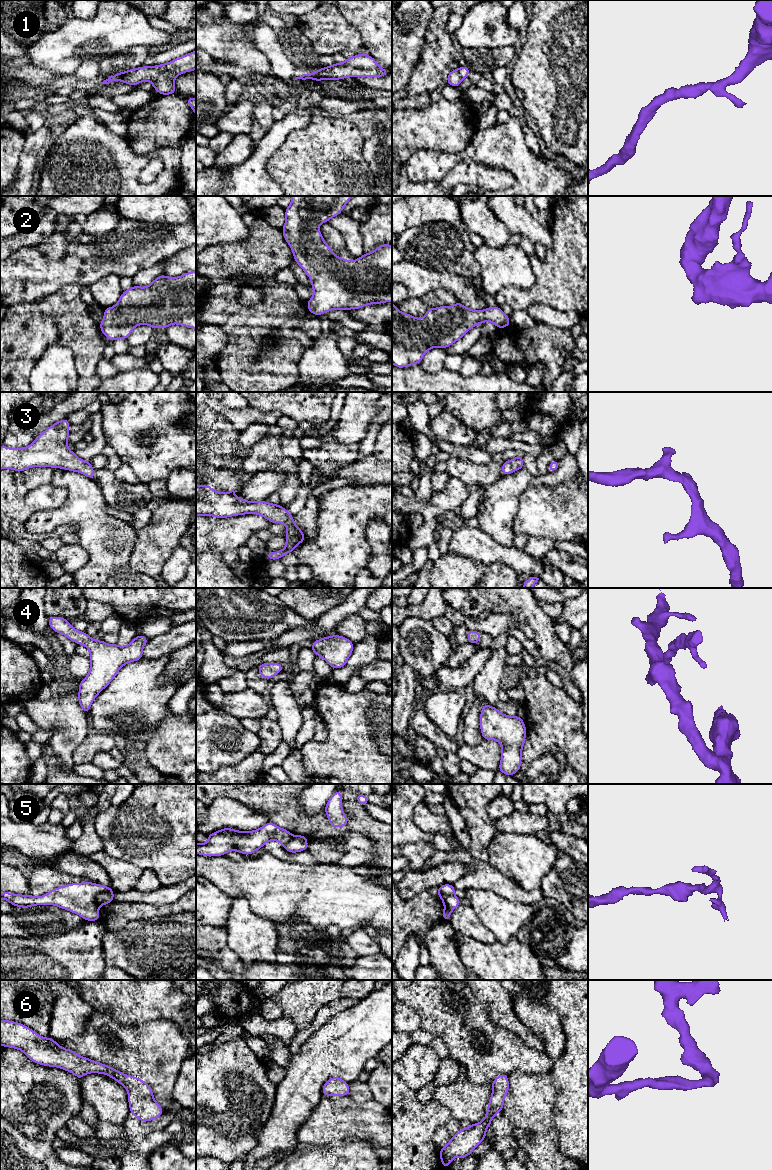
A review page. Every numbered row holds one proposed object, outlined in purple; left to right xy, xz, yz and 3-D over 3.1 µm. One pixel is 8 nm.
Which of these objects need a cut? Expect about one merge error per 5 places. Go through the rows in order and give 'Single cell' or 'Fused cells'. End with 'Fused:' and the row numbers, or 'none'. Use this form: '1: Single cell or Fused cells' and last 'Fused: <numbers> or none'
1: Single cell
2: Single cell
3: Single cell
4: Single cell
5: Fused cells
6: Single cell
Fused: 5

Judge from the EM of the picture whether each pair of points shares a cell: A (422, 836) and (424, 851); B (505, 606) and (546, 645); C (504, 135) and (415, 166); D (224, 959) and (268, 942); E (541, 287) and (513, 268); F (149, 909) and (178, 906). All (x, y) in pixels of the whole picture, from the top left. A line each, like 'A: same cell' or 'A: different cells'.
A: different cells
B: same cell
C: same cell
D: different cells
E: different cells
F: same cell

